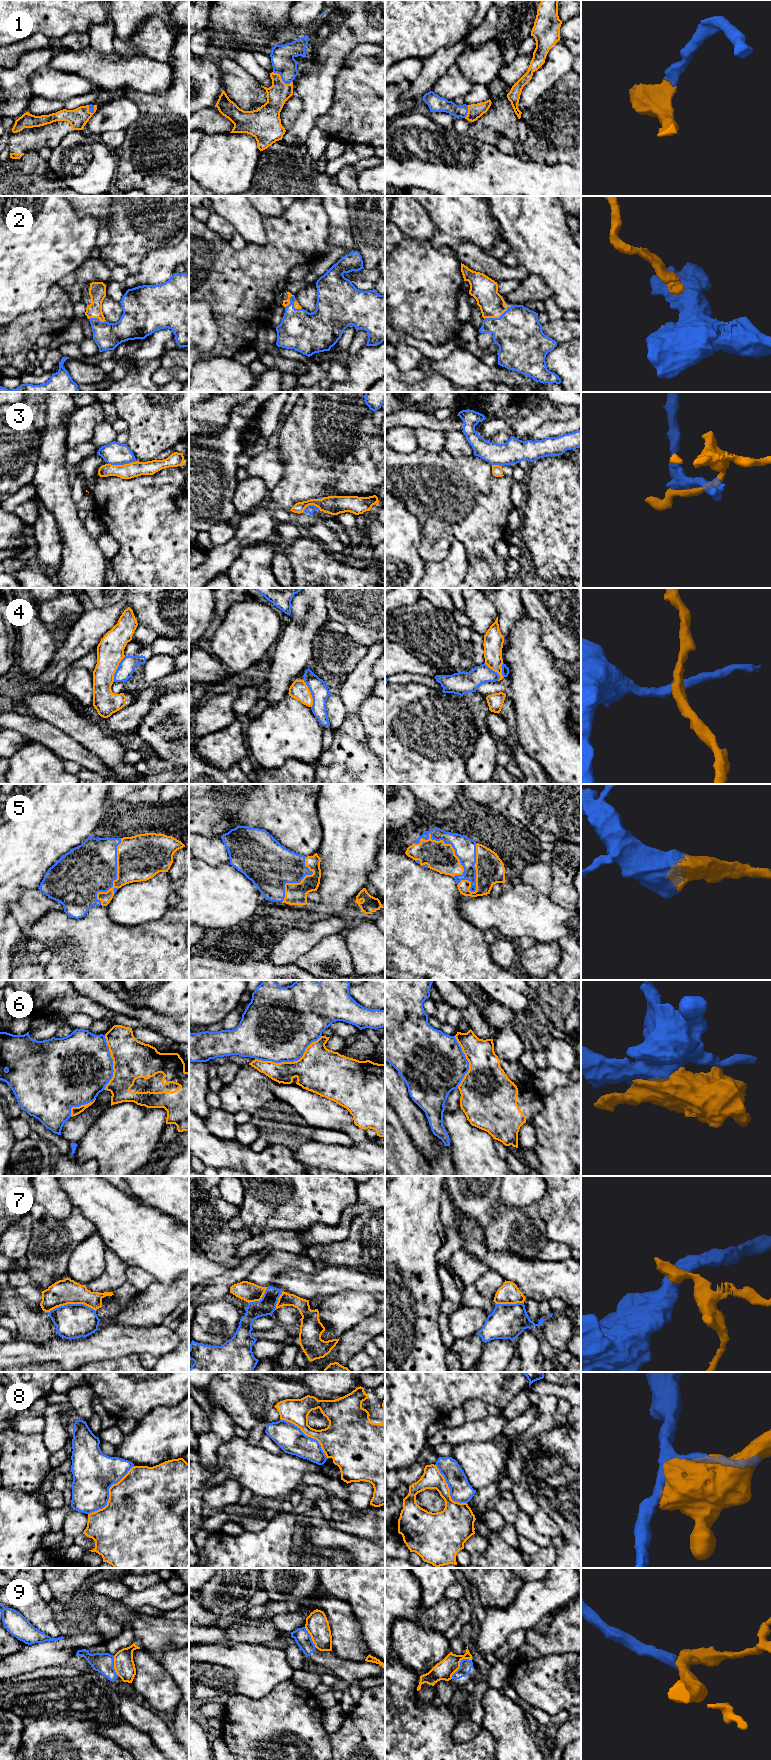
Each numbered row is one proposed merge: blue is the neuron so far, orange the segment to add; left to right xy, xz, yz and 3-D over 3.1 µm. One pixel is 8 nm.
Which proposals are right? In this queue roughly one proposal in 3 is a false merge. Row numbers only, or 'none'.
1, 2, 5

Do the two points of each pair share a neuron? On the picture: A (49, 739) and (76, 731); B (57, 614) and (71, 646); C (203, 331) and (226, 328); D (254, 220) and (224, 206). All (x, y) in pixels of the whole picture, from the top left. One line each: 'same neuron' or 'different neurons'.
A: different neurons
B: different neurons
C: different neurons
D: same neuron

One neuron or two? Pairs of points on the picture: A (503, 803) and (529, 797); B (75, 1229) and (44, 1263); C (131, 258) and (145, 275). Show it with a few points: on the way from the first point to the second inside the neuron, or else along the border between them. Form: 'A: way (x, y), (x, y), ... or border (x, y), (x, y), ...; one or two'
A: border (510, 794), (510, 802), (506, 812); two
B: way (67, 1237), (51, 1255); one
C: border (151, 248), (142, 258), (140, 270), (130, 274); two

